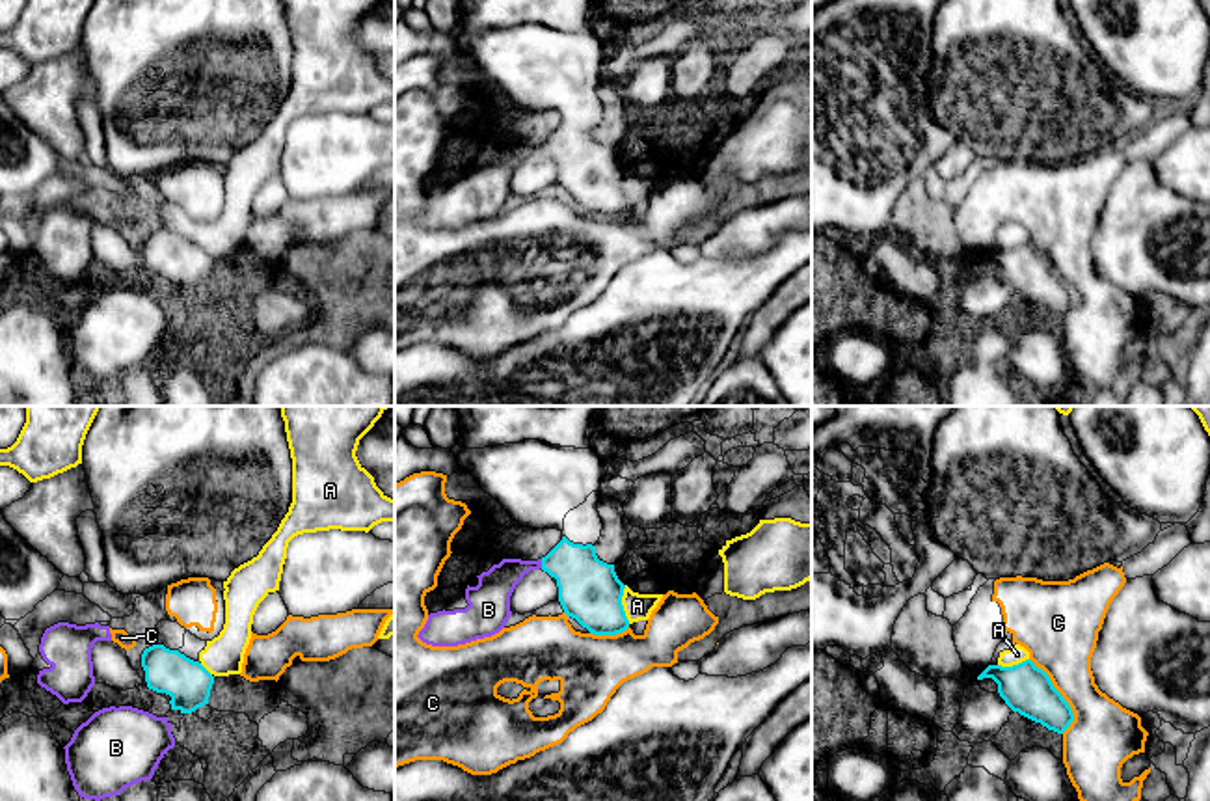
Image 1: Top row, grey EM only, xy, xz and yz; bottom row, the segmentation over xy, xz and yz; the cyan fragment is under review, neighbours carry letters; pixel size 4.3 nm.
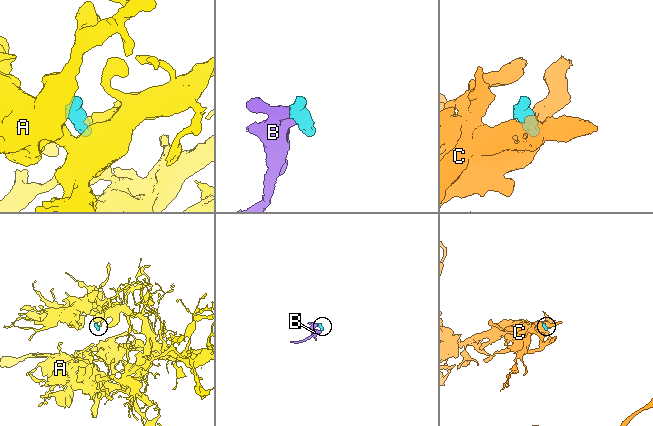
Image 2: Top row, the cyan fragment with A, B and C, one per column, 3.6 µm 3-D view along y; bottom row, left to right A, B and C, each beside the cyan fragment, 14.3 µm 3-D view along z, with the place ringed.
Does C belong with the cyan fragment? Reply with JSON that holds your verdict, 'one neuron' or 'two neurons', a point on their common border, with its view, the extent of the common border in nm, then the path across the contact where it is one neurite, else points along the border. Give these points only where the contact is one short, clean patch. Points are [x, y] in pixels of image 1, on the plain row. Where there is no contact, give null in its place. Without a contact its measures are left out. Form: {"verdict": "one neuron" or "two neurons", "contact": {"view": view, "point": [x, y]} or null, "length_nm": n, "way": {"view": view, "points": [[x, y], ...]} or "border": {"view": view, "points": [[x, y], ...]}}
{"verdict": "two neurons", "contact": {"view": "yz", "point": [1062, 278]}, "length_nm": 360, "border": {"view": "yz", "points": [[1030, 241], [1071, 291], [1073, 304], [1063, 315]]}}

